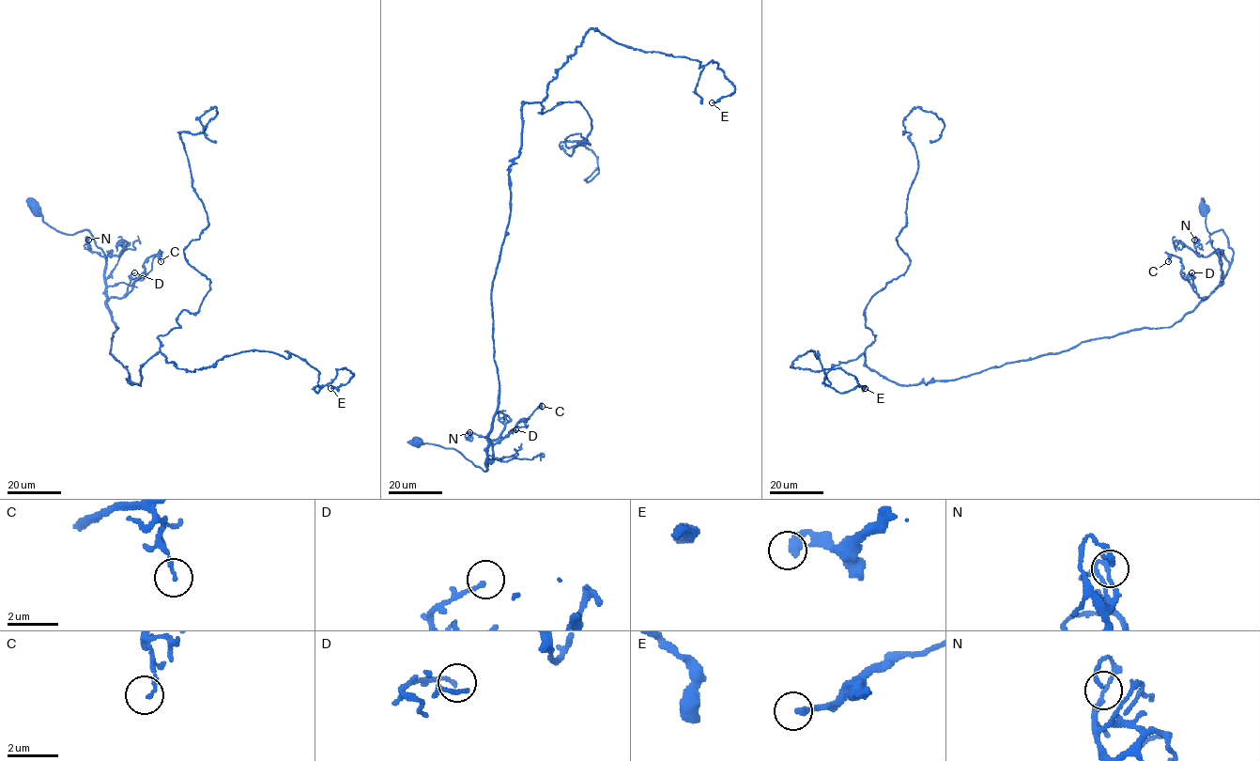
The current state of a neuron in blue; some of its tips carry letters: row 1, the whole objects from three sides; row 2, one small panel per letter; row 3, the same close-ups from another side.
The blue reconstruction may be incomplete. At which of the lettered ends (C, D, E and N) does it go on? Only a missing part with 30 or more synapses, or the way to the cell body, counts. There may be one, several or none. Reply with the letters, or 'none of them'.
none of them

